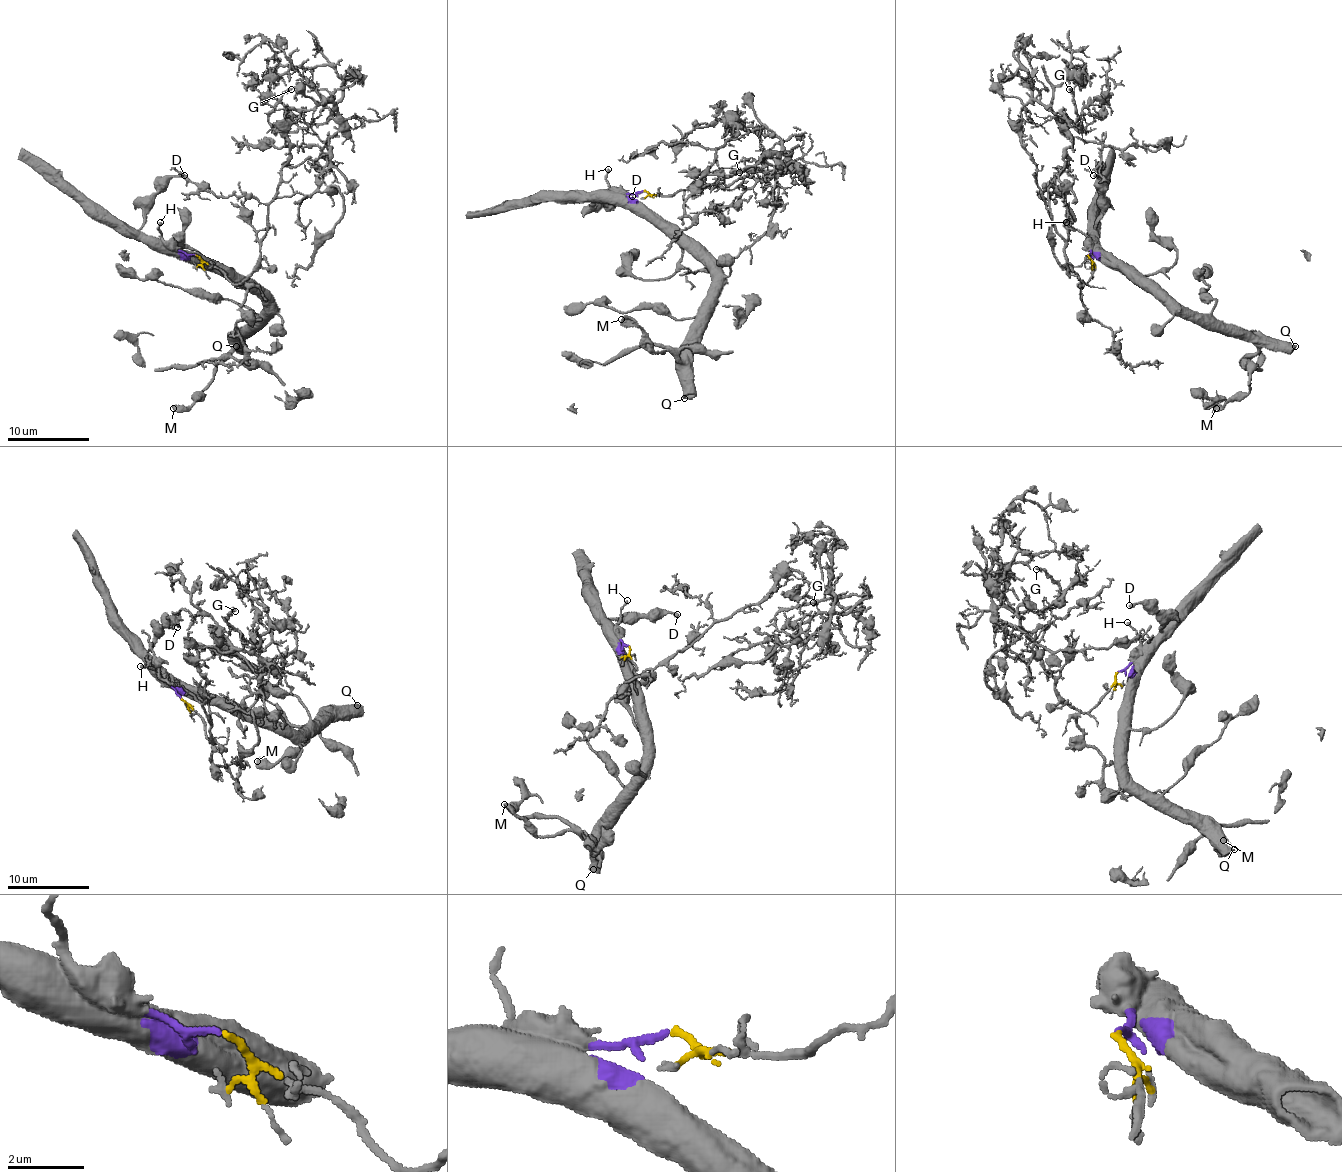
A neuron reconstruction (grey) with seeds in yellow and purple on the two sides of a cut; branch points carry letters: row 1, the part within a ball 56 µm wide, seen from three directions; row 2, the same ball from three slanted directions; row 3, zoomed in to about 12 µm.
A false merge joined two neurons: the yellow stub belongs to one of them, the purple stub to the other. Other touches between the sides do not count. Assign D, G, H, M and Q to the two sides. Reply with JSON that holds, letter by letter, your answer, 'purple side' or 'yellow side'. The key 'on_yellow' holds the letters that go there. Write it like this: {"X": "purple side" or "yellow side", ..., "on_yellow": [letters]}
{"D": "purple side", "G": "yellow side", "H": "purple side", "M": "purple side", "Q": "purple side", "on_yellow": ["G"]}

